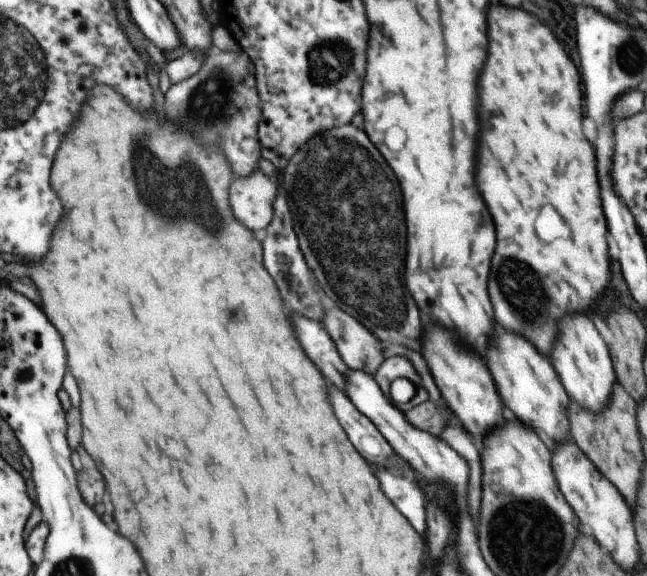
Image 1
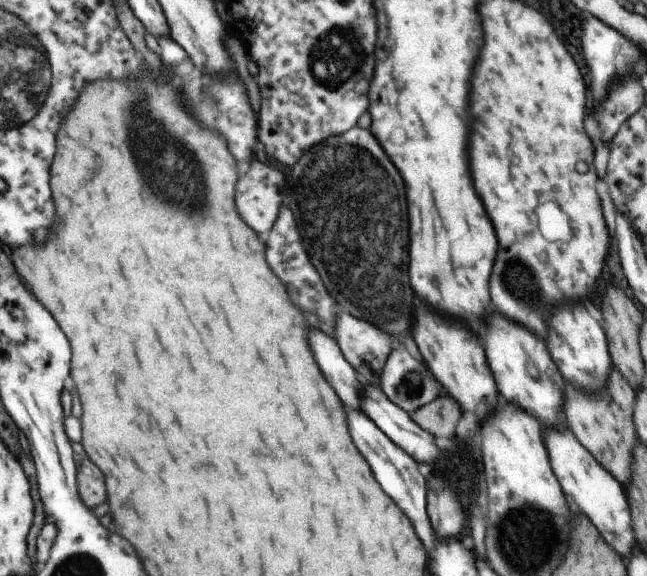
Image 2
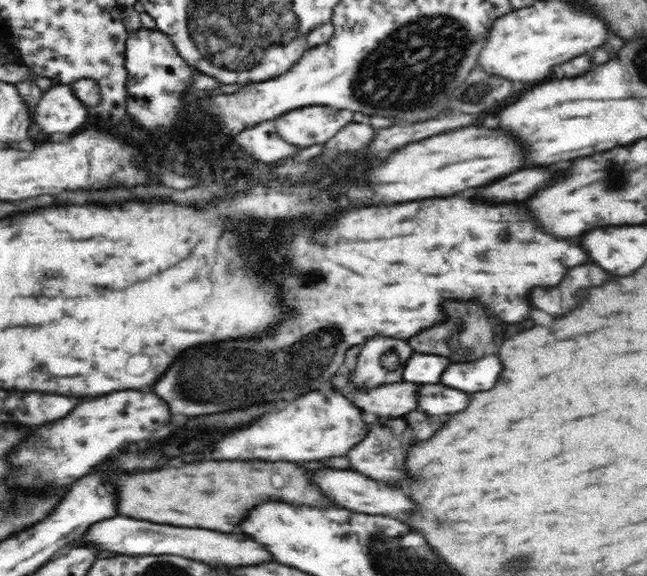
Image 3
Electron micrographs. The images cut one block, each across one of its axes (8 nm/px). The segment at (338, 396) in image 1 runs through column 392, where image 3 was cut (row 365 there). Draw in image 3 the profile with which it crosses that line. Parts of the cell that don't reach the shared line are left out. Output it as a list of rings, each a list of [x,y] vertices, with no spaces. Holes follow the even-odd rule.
[[[484,356],[466,364],[450,361],[441,380],[442,384],[472,394],[492,388],[492,384],[496,384],[496,376],[500,376],[500,360],[496,360],[496,356]]]

